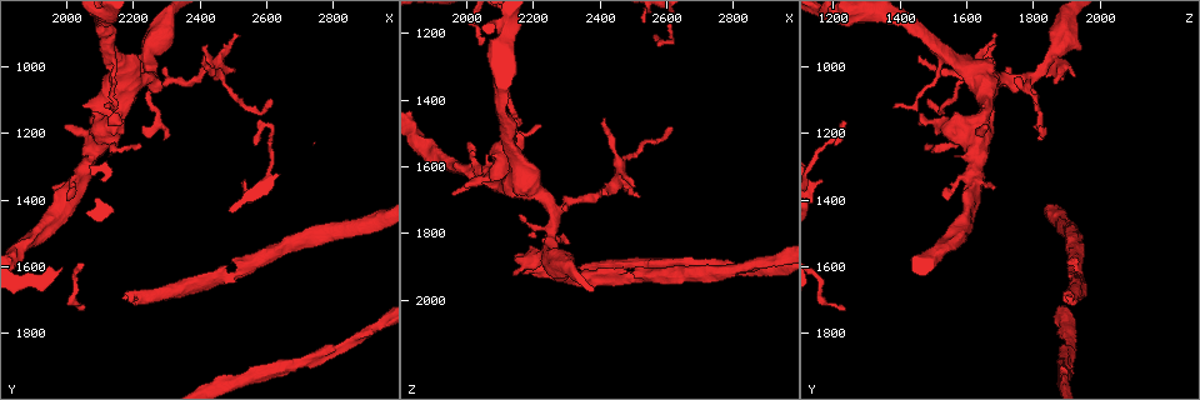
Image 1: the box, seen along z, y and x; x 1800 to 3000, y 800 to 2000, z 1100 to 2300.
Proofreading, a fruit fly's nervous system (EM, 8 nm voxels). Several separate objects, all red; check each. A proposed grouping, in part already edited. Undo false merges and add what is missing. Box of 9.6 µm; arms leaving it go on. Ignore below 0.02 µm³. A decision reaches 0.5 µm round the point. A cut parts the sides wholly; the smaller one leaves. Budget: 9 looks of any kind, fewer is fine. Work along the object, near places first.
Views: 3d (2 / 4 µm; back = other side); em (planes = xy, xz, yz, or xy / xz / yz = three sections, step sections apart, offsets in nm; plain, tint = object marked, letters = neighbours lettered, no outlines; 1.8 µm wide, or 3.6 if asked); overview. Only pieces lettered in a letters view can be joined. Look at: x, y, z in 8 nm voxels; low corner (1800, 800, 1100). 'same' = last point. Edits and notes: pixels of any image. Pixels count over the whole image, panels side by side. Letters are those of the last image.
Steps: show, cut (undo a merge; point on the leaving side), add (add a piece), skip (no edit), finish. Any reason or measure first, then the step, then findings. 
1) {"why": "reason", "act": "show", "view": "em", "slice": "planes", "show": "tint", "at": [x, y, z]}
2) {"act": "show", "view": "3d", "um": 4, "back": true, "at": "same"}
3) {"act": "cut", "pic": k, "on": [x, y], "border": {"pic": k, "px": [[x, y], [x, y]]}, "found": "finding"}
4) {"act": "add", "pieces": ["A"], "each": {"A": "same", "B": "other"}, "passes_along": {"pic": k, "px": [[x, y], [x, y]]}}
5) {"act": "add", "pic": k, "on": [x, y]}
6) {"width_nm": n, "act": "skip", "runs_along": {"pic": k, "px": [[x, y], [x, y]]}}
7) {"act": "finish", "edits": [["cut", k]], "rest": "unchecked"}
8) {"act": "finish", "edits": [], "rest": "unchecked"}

{"why": "looks like a crossing", "act": "show", "view": "3d", "um": 4, "at": [2160, 1050, 1650]}

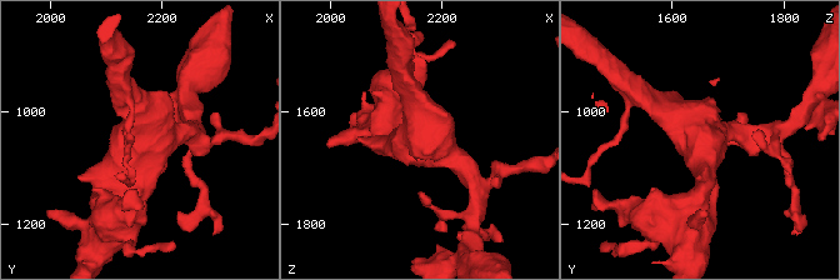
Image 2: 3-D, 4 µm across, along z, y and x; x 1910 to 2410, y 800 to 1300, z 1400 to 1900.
{"arms": 4, "why": "shape alone is not enough", "act": "show", "view": "em", "um": 3.6, "slice": "yz", "step": 8, "show": "letters", "at": [2155, 1065, 1660]}

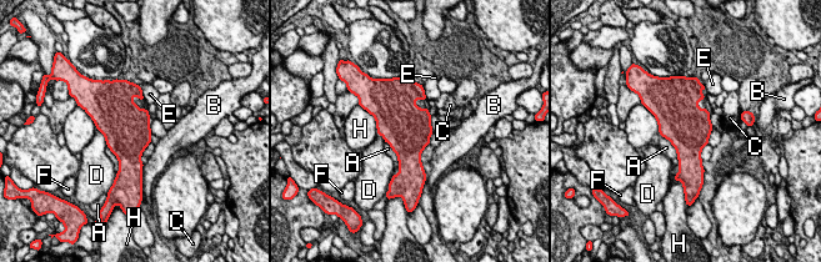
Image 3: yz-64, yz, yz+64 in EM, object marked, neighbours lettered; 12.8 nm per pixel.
{"why": "another direction", "act": "show", "view": "em", "um": 3.6, "slice": "xy", "step": 8, "show": "letters", "at": "same"}

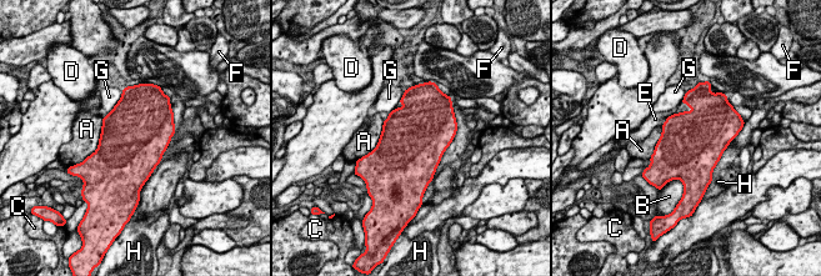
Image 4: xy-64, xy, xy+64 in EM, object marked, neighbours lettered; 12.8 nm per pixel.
{"act": "skip", "each": {"A": "other", "B": "other", "C": "other", "D": "other", "E": "other", "F": "other", "G": "other", "H": "other"}, "found": "continuous, no second cell"}

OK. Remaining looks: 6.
{"why": "an open end", "act": "show", "view": "em", "um": 3.6, "slice": "planes", "show": "letters", "at": [2150, 1030, 1930]}

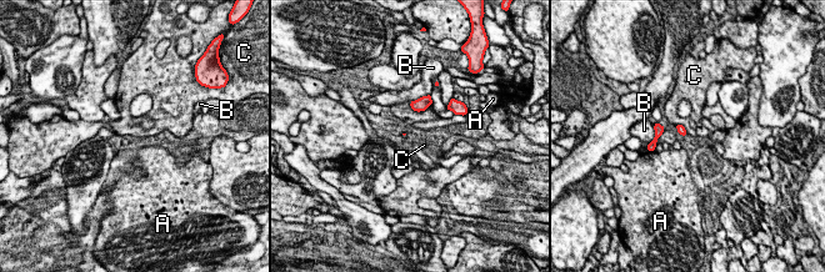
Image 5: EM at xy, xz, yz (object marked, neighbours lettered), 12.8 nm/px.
{"longest_contact_nm": ["B", 260], "act": "skip", "each": {"A": "other", "B": "other", "C": "other"}, "found": "no lettered piece goes on from it"}

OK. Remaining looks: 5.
{"why": "an open end", "act": "show", "view": "em", "slice": "planes", "show": "tint", "at": [1960, 1360, 1680]}

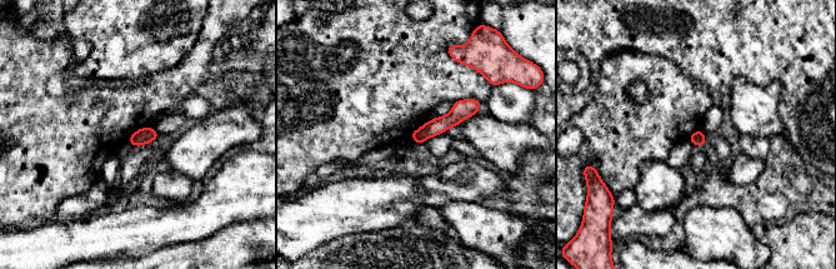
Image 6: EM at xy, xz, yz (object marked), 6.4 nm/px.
{"why": "see the neighbours", "act": "show", "view": "em", "slice": "planes", "show": "letters", "at": "same"}

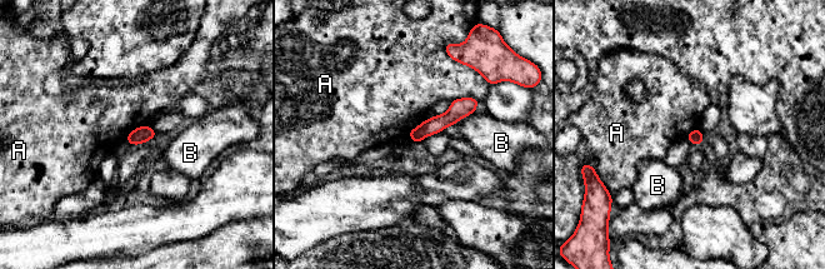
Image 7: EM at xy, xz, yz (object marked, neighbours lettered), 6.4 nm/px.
{"act": "skip", "each": {"A": "other", "B": "other"}, "runs_along": {"pic": 7, "px": [[474, 103], [413, 135]]}, "found": "no lettered piece goes on from it"}

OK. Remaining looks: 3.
{"why": "calibre changes", "act": "show", "view": "3d", "um": 2, "at": [2910, 1790, 1910]}

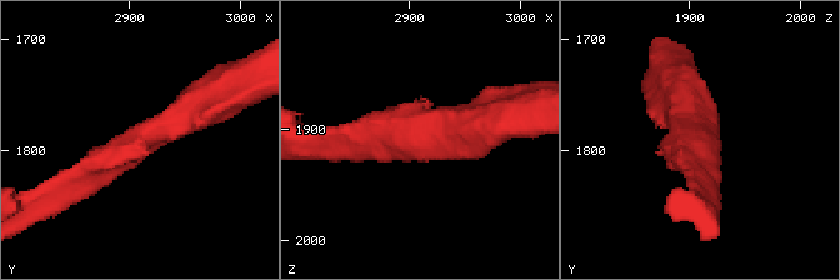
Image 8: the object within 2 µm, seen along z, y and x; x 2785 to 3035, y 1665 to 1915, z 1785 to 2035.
{"act": "show", "view": "em", "slice": "planes", "show": "tint", "at": [2902, 1798, 1914]}

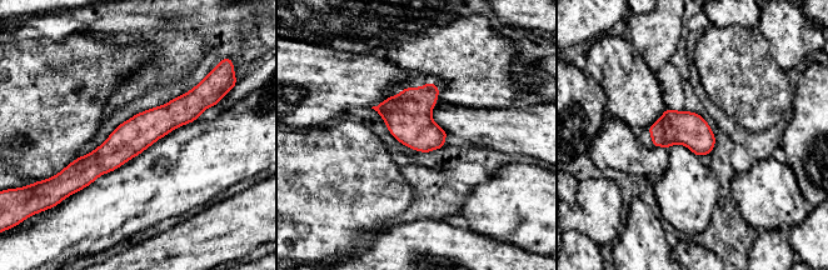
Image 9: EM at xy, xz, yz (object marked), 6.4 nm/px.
{"why": "see the neighbours", "act": "show", "view": "em", "slice": "planes", "show": "letters", "at": "same"}

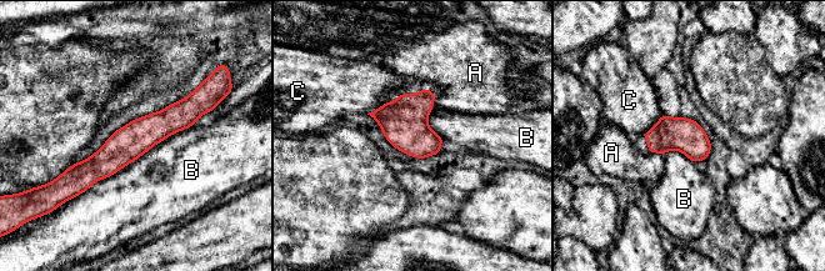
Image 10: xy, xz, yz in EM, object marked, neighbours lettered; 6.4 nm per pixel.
{"act": "skip", "each": {"A": "other", "B": "other", "C": "other"}, "runs_along": {"pic": 10, "px": [[196, 101], [69, 179]]}, "found": "continuous, no second cell"}

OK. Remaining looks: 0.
{"act": "finish", "edits": [], "rest": "unchecked"}

